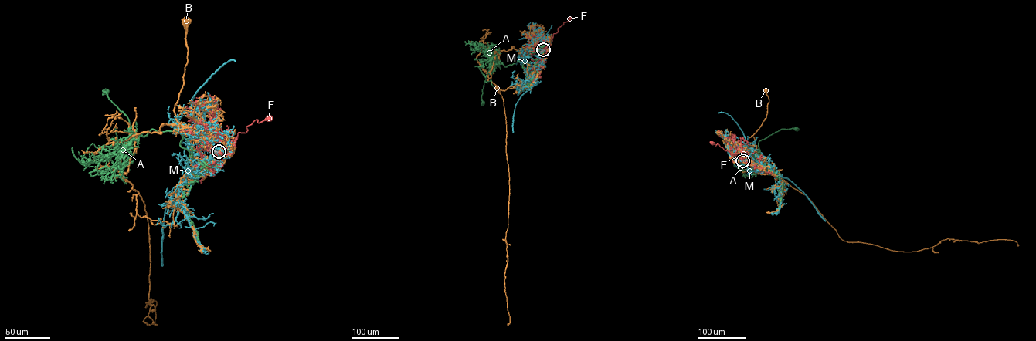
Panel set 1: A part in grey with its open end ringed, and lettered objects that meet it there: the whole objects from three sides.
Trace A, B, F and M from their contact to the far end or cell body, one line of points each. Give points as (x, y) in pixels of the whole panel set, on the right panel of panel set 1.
A: (742, 160), (748, 150), (759, 151), (755, 153), (762, 140), (782, 129), (796, 129)
B: (742, 160), (740, 160), (744, 145), (766, 117), (769, 99), (765, 90)
F: (742, 160), (718, 143), (712, 143)
M: (742, 160), (740, 160), (742, 158), (748, 158), (787, 178), (804, 194), (825, 221)

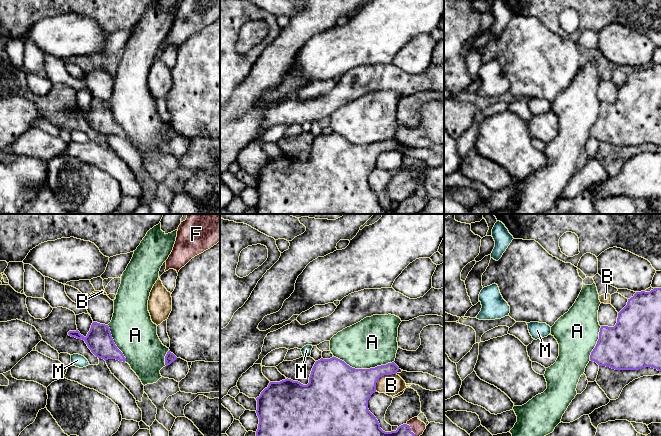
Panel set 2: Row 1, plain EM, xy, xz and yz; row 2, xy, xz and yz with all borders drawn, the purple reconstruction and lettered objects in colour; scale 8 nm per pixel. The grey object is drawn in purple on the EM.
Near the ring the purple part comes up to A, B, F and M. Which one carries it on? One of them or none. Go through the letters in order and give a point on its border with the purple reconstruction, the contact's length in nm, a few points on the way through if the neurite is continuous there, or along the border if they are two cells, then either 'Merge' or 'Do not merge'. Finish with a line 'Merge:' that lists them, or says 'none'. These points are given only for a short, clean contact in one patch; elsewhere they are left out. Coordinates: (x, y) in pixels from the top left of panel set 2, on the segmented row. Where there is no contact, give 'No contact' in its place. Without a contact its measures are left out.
A: Touches purple at xz (364, 369). Shared border 480 nm. Do not merge
B: Touches purple at xz (381, 376). Shared border 220 nm. Do not merge
F: Touches purple at xz (410, 429). Shared border 130 nm. Path across: xz (404, 430), (410, 429), (417, 426). Merge
M: No contact. Do not merge
Merge: F

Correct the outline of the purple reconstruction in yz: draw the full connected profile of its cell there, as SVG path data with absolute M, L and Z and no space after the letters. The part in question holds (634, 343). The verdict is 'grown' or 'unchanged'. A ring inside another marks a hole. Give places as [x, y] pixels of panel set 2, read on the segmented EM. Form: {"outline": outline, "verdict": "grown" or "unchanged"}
{"outline": "M661 288L636 292L618 313L614 327L601 326L590 360L615 370L651 367L661 371Z", "verdict": "unchanged"}

